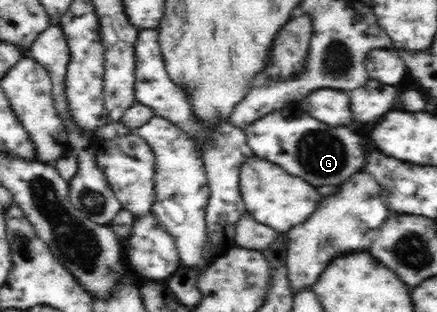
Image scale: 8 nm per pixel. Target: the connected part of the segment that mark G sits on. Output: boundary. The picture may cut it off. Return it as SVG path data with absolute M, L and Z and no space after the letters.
M280 110L273 112L243 128L246 143L254 156L284 168L290 175L298 176L315 187L344 184L354 173L362 171L366 163L366 149L357 130L349 126L330 127L308 113L288 117Z

